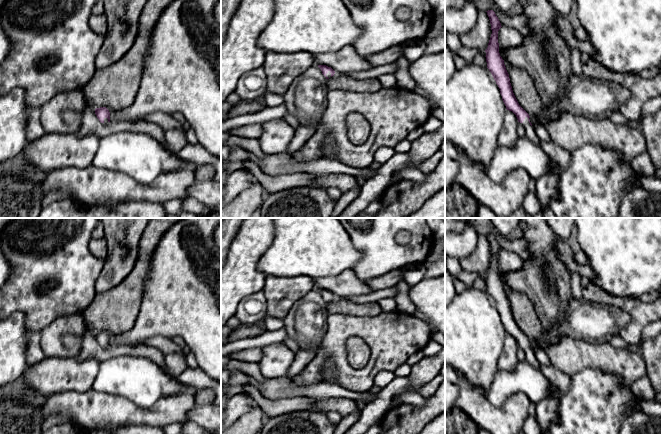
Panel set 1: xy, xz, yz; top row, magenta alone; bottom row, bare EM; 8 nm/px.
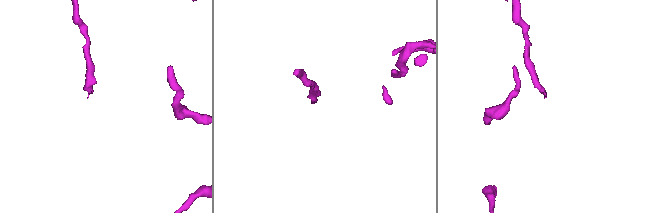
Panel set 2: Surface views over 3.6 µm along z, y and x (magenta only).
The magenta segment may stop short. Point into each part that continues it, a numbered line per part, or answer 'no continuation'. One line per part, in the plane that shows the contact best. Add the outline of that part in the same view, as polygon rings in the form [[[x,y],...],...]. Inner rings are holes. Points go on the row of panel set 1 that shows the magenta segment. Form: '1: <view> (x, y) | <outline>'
1: yz (529, 134) | [[[525,117],[525,119],[524,119],[522,124],[525,126],[525,129],[526,129],[525,137],[528,140],[530,140],[531,142],[533,142],[534,144],[540,146],[541,140],[535,134],[534,128],[533,128],[533,126],[530,125],[527,117]]]

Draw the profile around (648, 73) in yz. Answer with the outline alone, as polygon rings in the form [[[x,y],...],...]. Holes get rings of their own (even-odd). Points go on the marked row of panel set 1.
[[[653,67],[653,68],[649,68],[649,69],[637,72],[637,76],[644,77],[644,78],[651,78],[651,77],[655,76],[656,74],[658,74],[660,71],[661,71],[660,68]]]

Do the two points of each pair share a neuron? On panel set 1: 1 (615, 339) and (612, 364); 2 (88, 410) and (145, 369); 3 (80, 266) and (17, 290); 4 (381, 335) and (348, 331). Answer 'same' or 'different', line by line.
1: different
2: different
3: same
4: same

